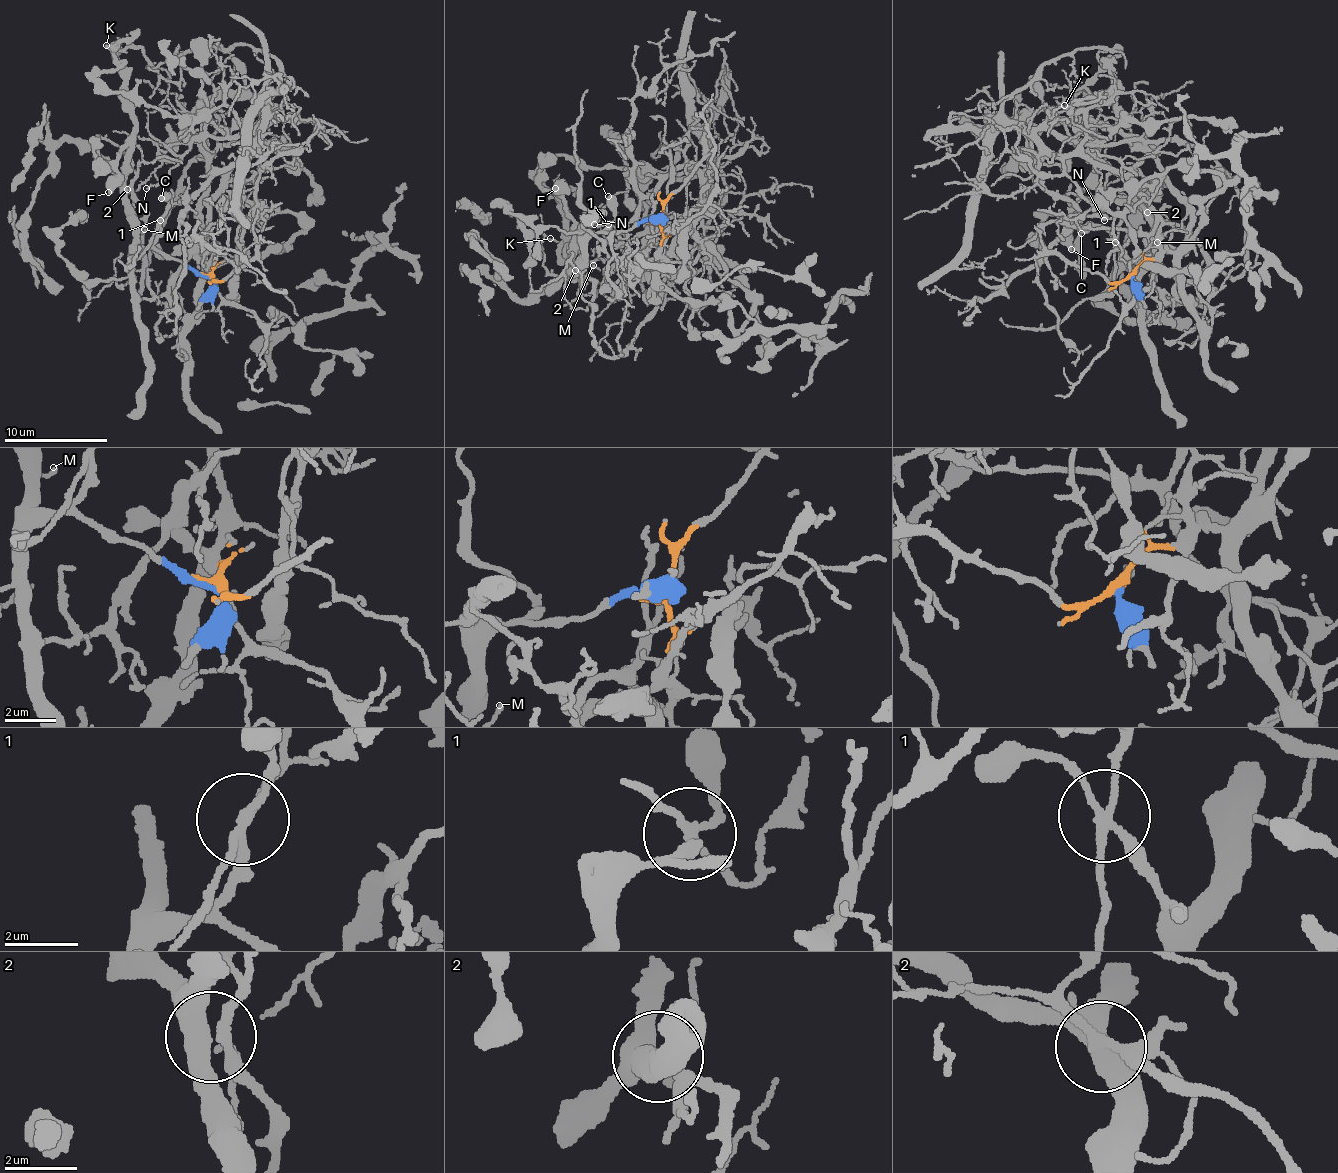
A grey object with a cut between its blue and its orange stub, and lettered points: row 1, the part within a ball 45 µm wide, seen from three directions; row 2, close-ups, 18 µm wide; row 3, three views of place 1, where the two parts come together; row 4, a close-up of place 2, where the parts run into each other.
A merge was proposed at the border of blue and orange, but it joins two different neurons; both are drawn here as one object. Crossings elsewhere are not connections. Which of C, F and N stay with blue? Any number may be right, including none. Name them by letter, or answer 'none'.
C, F

